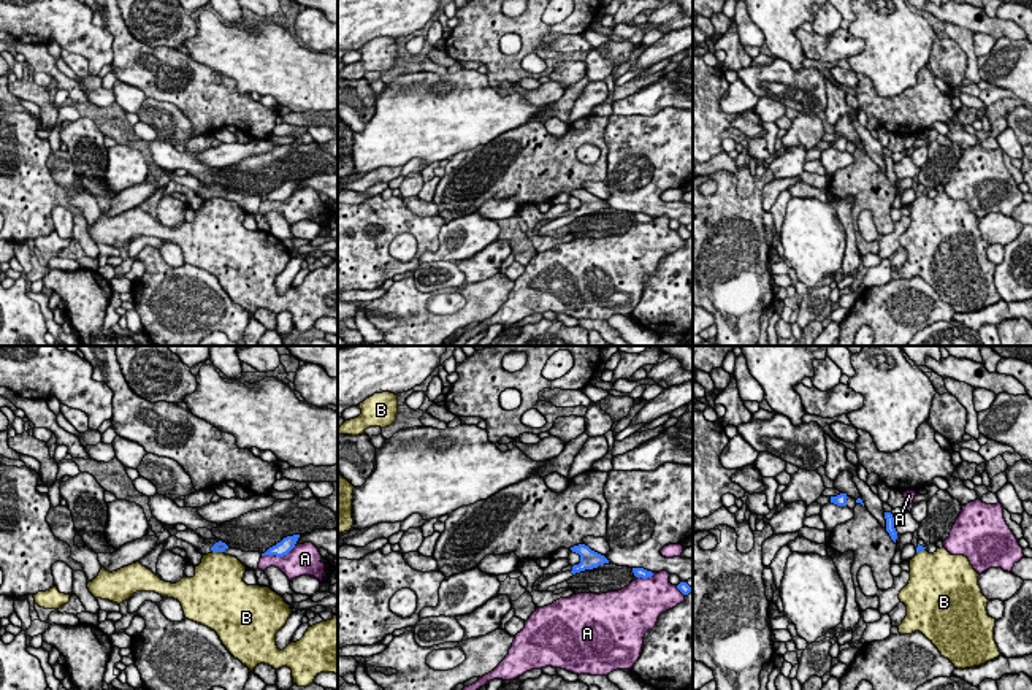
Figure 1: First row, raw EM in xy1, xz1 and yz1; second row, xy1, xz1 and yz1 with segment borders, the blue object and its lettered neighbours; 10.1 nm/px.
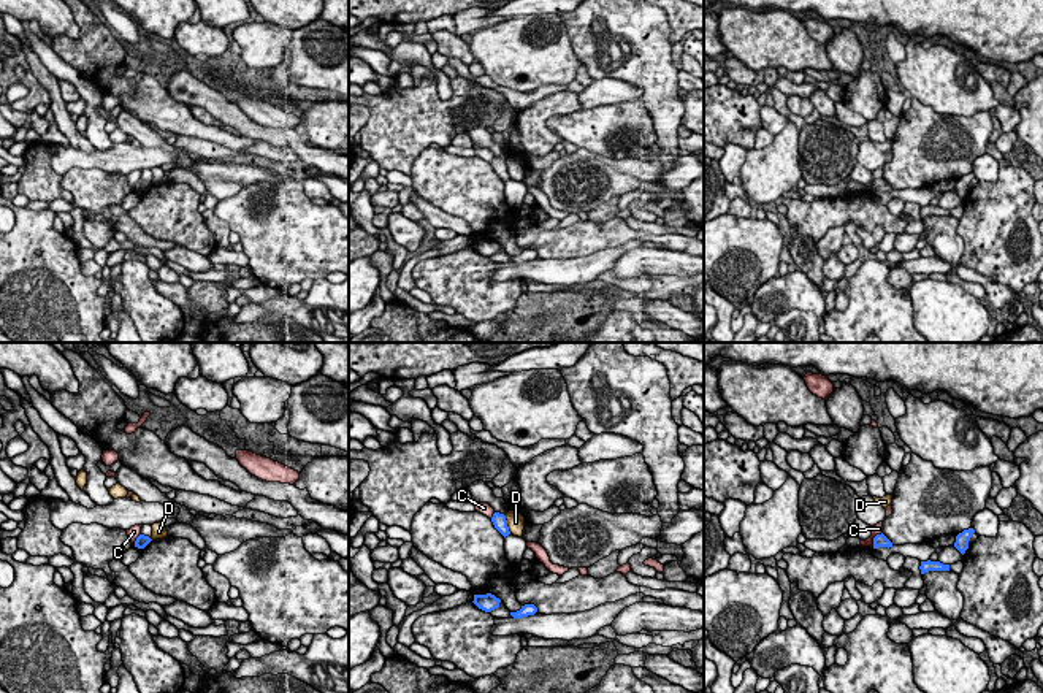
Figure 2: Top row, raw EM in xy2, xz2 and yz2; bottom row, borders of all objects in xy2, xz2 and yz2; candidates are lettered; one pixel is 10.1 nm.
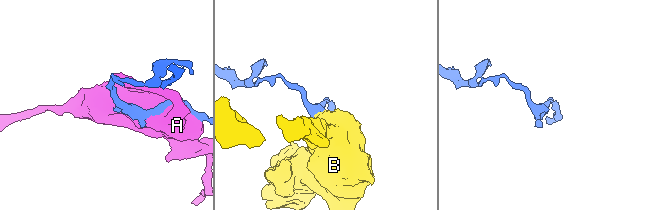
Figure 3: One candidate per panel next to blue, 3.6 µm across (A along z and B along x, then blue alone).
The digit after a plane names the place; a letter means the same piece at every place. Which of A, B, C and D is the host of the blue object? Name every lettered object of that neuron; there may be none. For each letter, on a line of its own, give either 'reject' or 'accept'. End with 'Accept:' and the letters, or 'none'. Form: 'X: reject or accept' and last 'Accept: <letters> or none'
A: reject
B: reject
C: reject
D: reject
Accept: none

